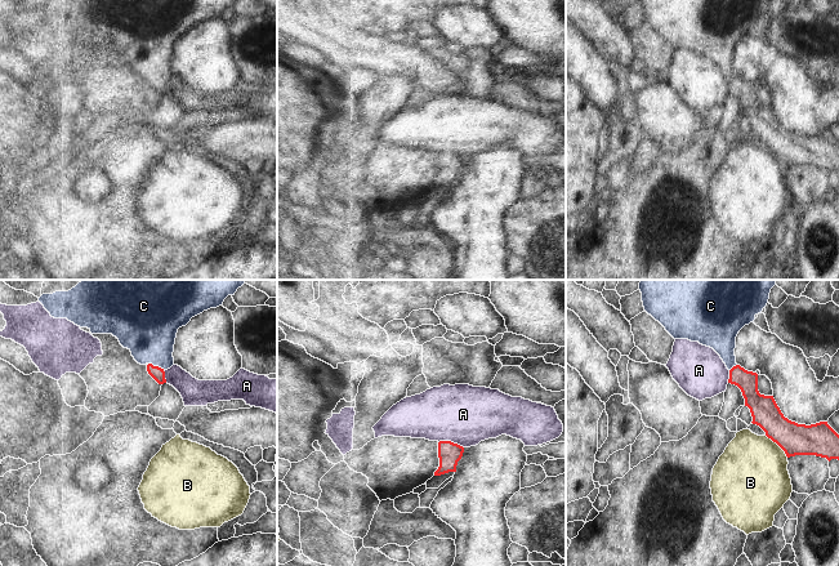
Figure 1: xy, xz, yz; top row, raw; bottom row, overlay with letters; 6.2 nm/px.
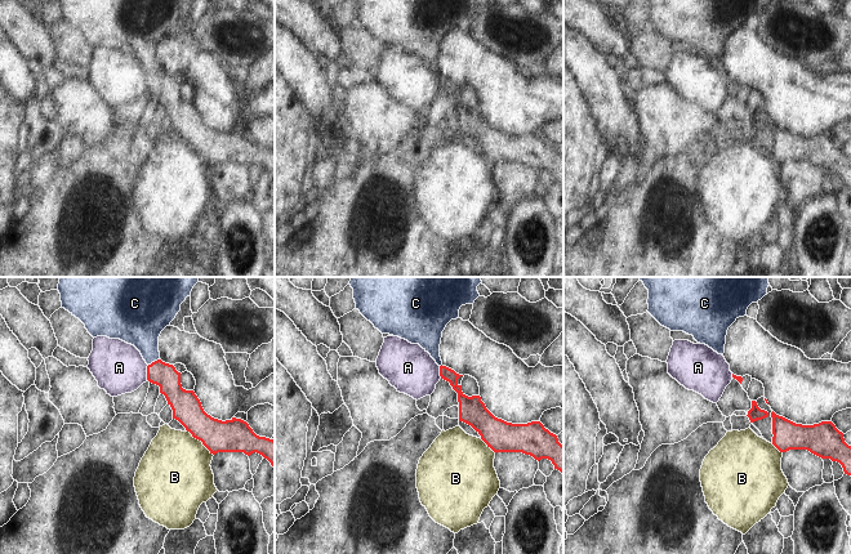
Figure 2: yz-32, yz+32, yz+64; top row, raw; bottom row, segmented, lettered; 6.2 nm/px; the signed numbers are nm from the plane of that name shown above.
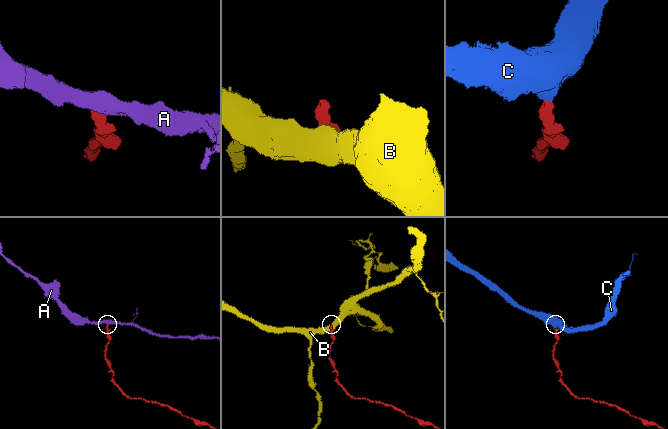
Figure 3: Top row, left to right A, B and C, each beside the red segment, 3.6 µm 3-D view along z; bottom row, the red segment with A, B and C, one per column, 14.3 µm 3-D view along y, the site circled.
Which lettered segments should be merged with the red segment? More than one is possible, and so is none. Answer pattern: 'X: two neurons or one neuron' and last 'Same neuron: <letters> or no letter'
A: two neurons
B: two neurons
C: one neuron
Same neuron: C

